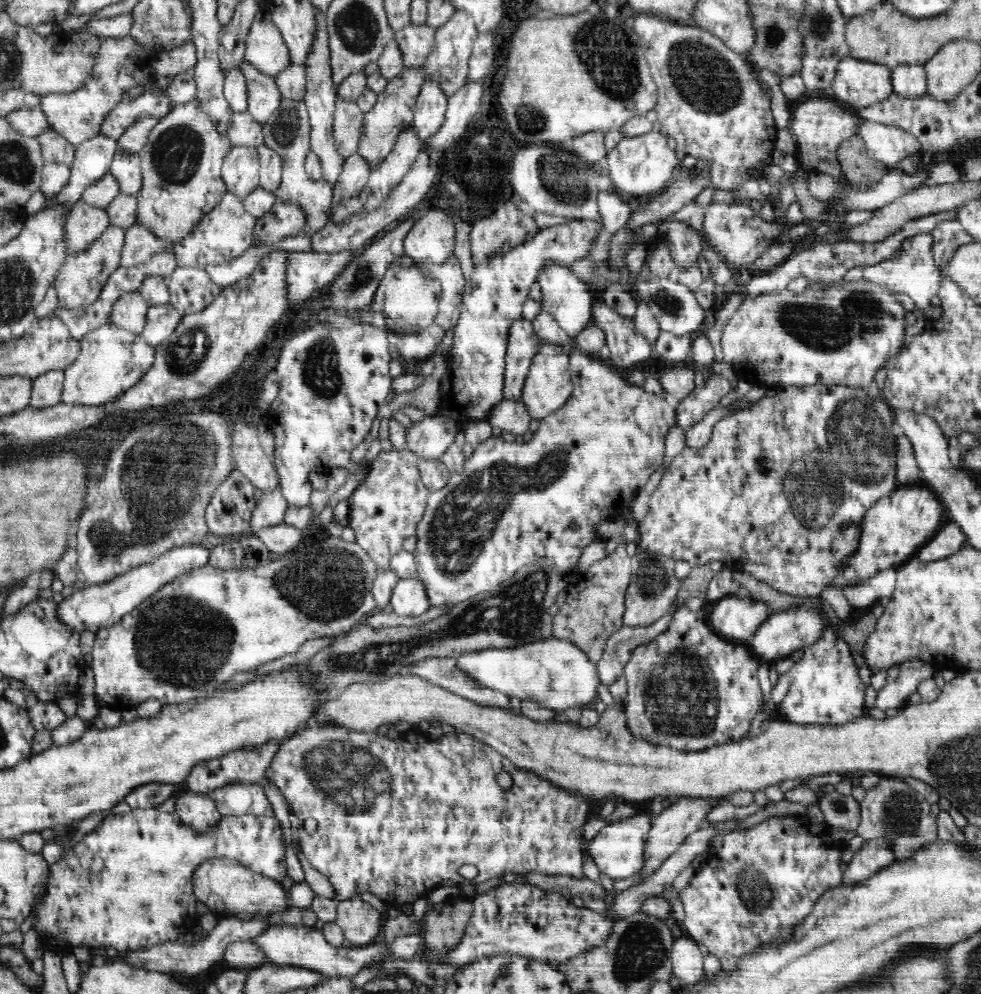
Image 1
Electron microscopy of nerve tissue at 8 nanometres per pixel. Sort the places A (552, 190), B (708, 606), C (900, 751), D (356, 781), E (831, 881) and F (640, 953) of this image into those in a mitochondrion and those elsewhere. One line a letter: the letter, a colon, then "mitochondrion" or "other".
A: other
B: other
C: other
D: mitochondrion
E: other
F: mitochondrion

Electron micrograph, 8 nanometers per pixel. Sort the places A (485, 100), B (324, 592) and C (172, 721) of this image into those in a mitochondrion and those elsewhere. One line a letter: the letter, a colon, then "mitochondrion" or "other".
A: other
B: mitochondrion
C: other

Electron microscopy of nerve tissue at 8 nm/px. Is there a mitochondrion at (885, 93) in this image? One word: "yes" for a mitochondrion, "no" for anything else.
no

